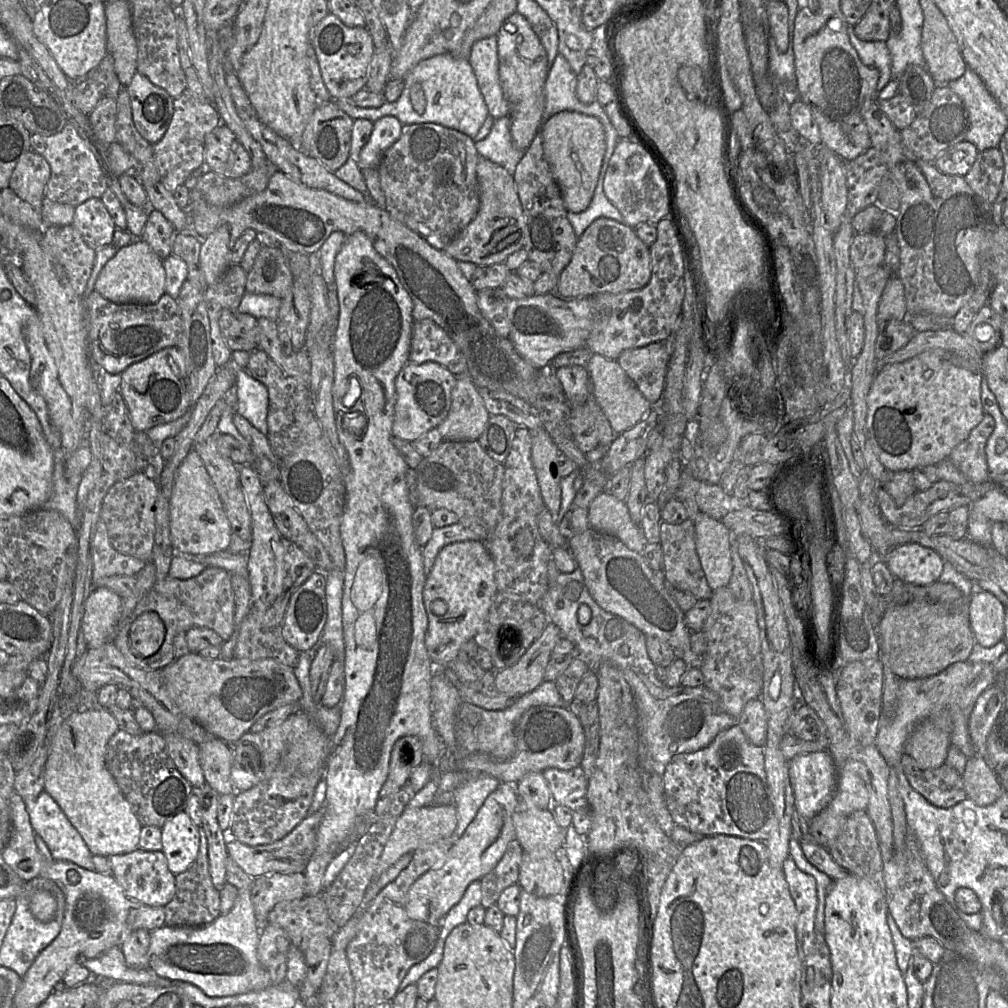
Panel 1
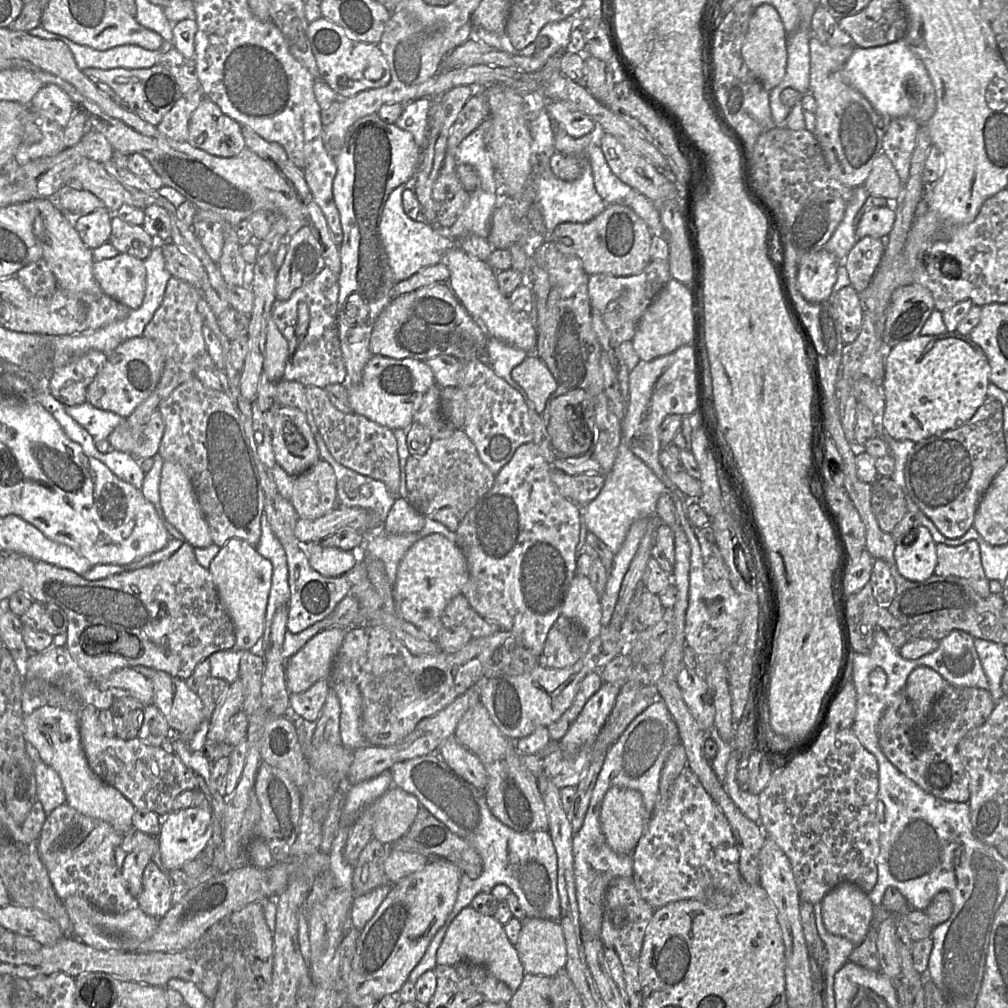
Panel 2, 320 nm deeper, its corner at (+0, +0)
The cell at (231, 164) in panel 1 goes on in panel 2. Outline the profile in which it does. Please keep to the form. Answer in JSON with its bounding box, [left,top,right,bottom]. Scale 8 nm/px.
[187,97,246,157]

